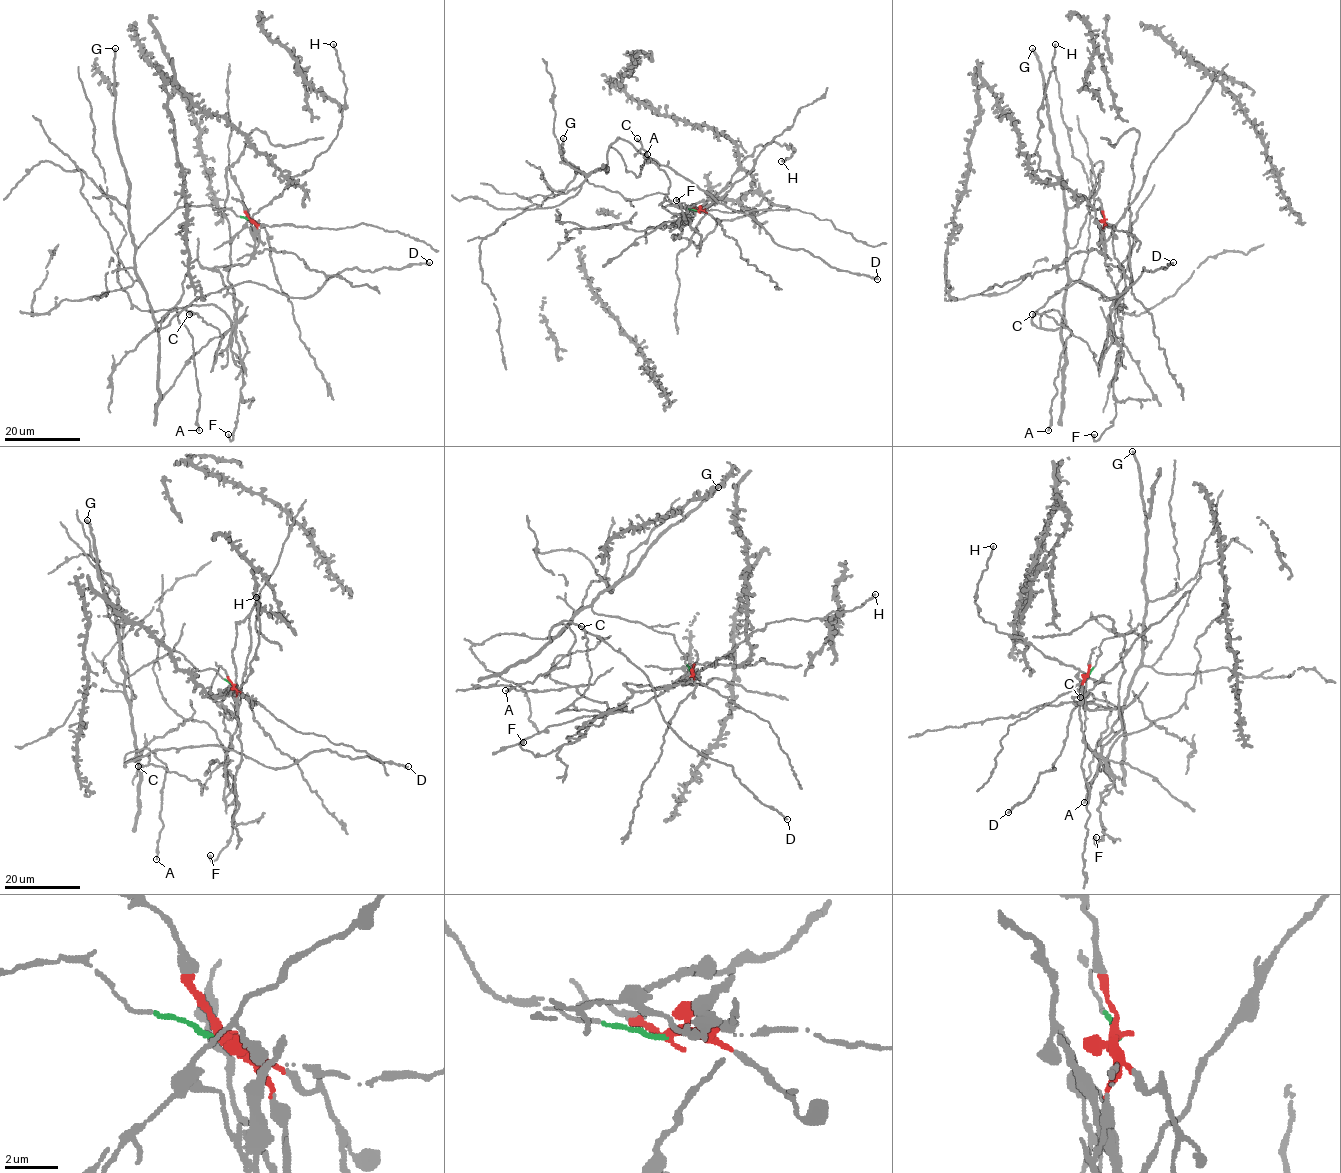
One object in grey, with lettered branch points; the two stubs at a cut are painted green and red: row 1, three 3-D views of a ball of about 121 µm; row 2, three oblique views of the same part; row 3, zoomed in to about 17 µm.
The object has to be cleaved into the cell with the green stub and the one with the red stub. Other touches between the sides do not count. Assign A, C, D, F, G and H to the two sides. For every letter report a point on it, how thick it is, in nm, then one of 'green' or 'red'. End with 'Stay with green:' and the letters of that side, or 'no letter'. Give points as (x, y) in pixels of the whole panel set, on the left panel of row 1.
A: place (199, 430); calibre 170 nm; green
C: place (189, 314); calibre 380 nm; red
D: place (429, 262); calibre 280 nm; green
F: place (228, 434); calibre 360 nm; red
G: place (115, 48); calibre 360 nm; green
H: place (333, 44); calibre 220 nm; red
Stay with green: A, D, G

